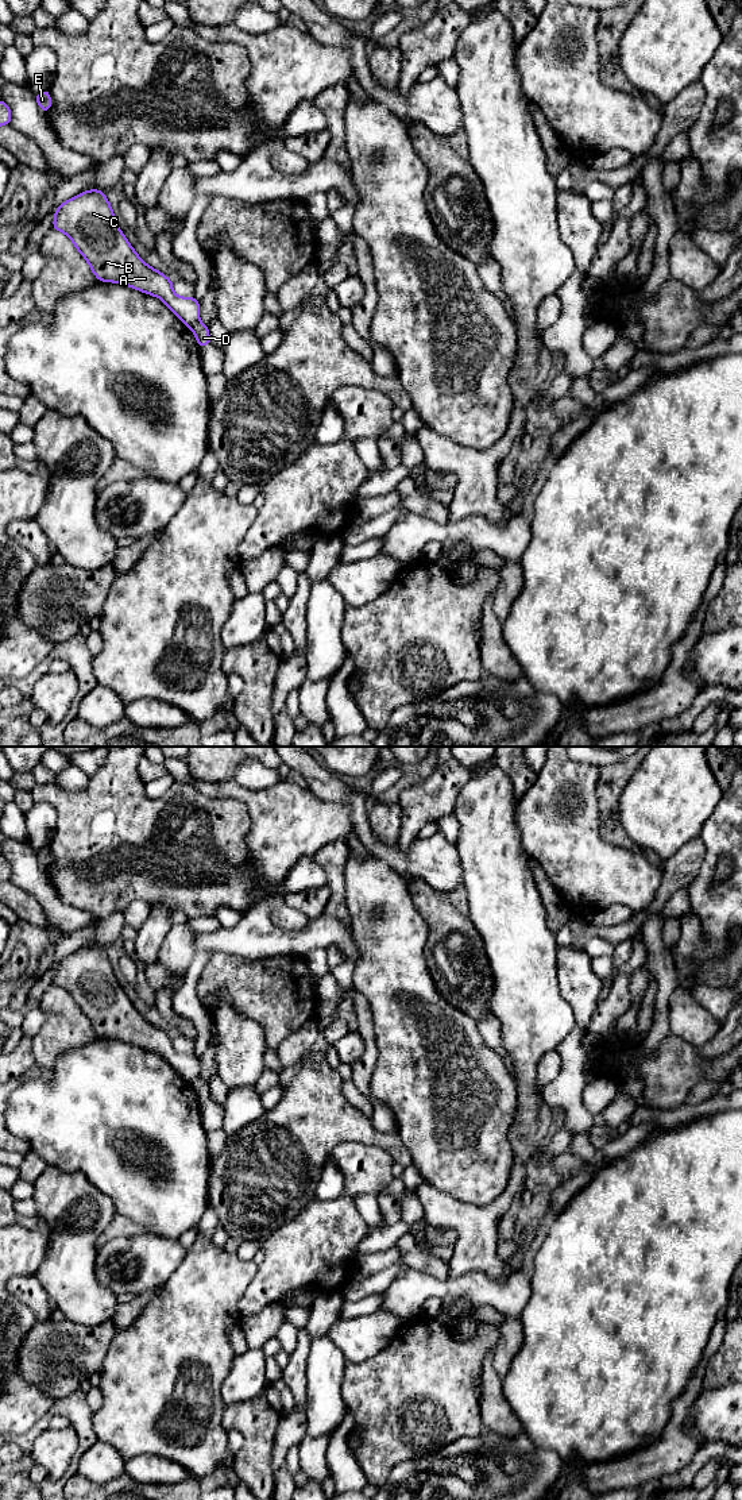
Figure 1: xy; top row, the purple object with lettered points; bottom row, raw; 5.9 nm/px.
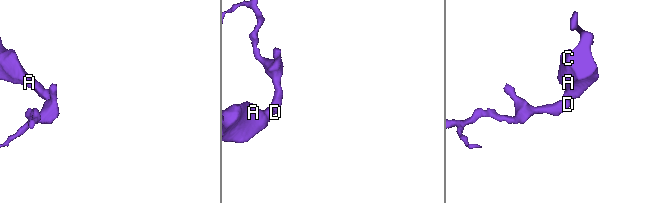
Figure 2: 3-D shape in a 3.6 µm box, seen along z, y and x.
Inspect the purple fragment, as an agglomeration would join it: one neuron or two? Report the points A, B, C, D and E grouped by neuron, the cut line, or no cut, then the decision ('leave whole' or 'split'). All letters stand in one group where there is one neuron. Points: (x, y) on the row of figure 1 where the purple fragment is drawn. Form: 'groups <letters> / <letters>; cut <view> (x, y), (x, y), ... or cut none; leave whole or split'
groups A B C E / D; cut xy (198, 320), (190, 327); split

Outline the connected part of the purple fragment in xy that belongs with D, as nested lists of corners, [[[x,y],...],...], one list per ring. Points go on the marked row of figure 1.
[[[200,320],[192,325],[192,331],[197,339],[198,347],[212,344],[209,336],[209,328]]]

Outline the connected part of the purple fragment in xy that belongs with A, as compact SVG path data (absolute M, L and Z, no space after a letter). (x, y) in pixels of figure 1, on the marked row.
M90 189L62 203L54 212L53 230L63 232L86 259L100 282L115 282L134 288L142 293L161 298L167 308L189 328L200 319L200 301L196 297L179 297L173 290L173 281L163 273L148 266L130 244L115 219L113 209L103 190Z

